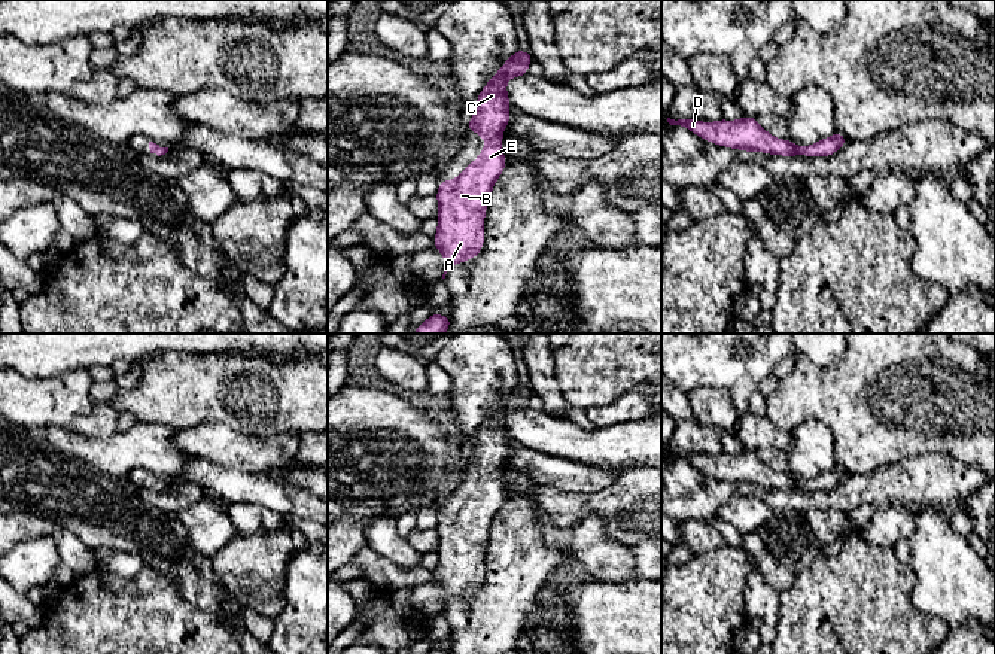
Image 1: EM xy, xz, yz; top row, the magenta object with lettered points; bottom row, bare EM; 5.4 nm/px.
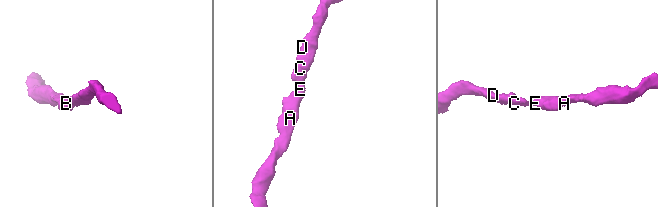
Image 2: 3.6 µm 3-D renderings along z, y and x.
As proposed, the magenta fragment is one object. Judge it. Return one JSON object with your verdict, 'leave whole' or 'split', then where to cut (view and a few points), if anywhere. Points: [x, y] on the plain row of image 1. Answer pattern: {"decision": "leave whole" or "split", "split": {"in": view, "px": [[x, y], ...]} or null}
{"decision": "leave whole", "split": null}

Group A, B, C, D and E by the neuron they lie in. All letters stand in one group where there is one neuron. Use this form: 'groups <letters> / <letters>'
groups A B C D E

